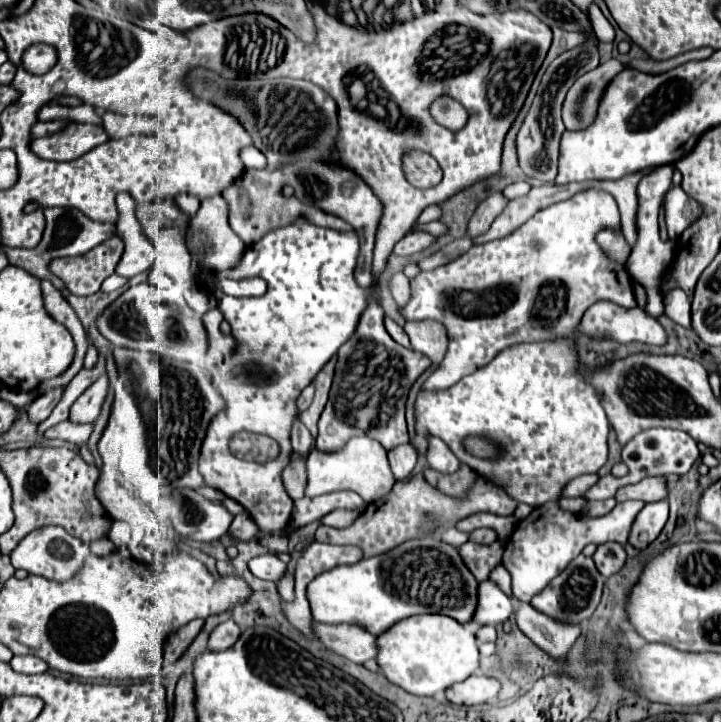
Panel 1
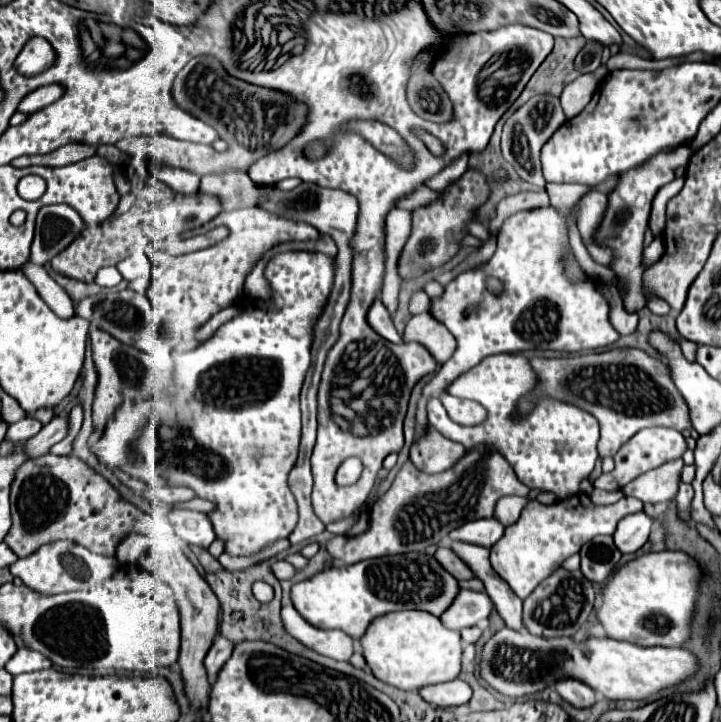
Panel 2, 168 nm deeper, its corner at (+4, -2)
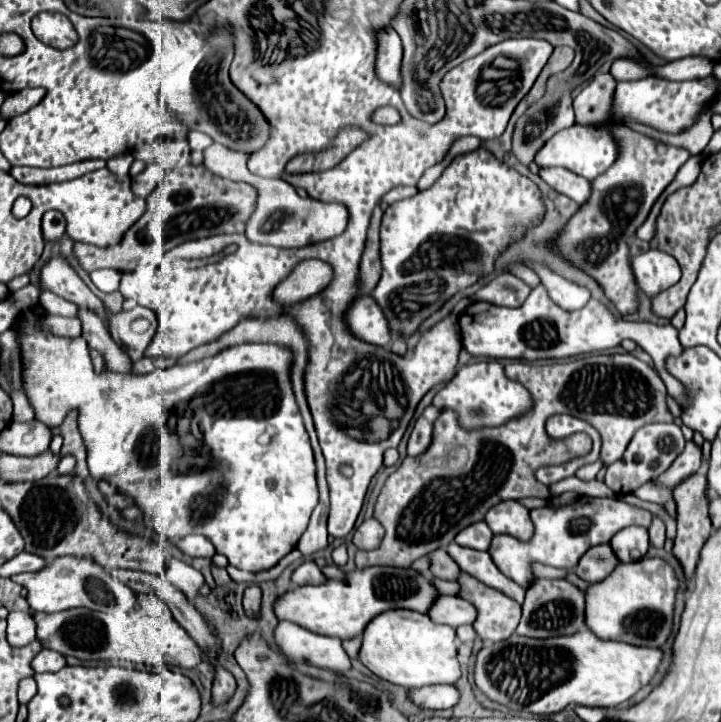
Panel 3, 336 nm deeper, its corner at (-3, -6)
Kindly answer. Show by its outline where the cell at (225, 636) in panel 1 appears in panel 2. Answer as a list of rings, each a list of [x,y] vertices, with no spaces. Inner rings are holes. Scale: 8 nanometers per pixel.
[[[217,636],[213,646],[209,648],[209,652],[205,656],[205,668],[207,668],[207,674],[211,680],[219,674],[223,664],[229,660],[231,652],[233,652],[233,644],[229,640],[223,640],[221,636]]]

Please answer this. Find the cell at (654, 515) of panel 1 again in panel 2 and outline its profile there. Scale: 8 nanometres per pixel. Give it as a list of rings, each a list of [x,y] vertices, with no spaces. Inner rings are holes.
[[[645,512],[625,516],[617,524],[617,530],[613,534],[613,540],[615,540],[615,546],[619,548],[619,552],[621,554],[637,552],[647,542],[651,526],[653,526],[653,520]]]

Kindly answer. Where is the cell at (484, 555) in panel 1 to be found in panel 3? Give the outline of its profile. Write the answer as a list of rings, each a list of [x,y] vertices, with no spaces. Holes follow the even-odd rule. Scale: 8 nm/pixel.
[[[438,548],[430,554],[432,558],[432,564],[430,564],[430,572],[432,576],[436,578],[442,578],[442,580],[456,580],[460,576],[460,568],[458,564],[450,558],[450,554],[444,550],[444,548]]]

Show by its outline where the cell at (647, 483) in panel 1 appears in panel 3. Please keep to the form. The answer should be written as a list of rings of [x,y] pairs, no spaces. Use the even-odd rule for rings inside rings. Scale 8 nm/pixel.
[[[686,442],[684,452],[672,462],[672,466],[662,476],[658,476],[652,482],[658,484],[658,486],[664,486],[664,488],[672,490],[682,480],[686,480],[692,474],[696,474],[700,470],[700,464],[702,464],[702,452],[700,452],[700,448],[694,442]]]

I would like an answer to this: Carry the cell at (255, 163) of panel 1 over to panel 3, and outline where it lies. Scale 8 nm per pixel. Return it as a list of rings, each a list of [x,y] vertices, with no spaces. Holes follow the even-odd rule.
[[[190,131],[187,137],[187,141],[192,149],[201,151],[213,143],[212,139],[208,135],[198,131]]]

